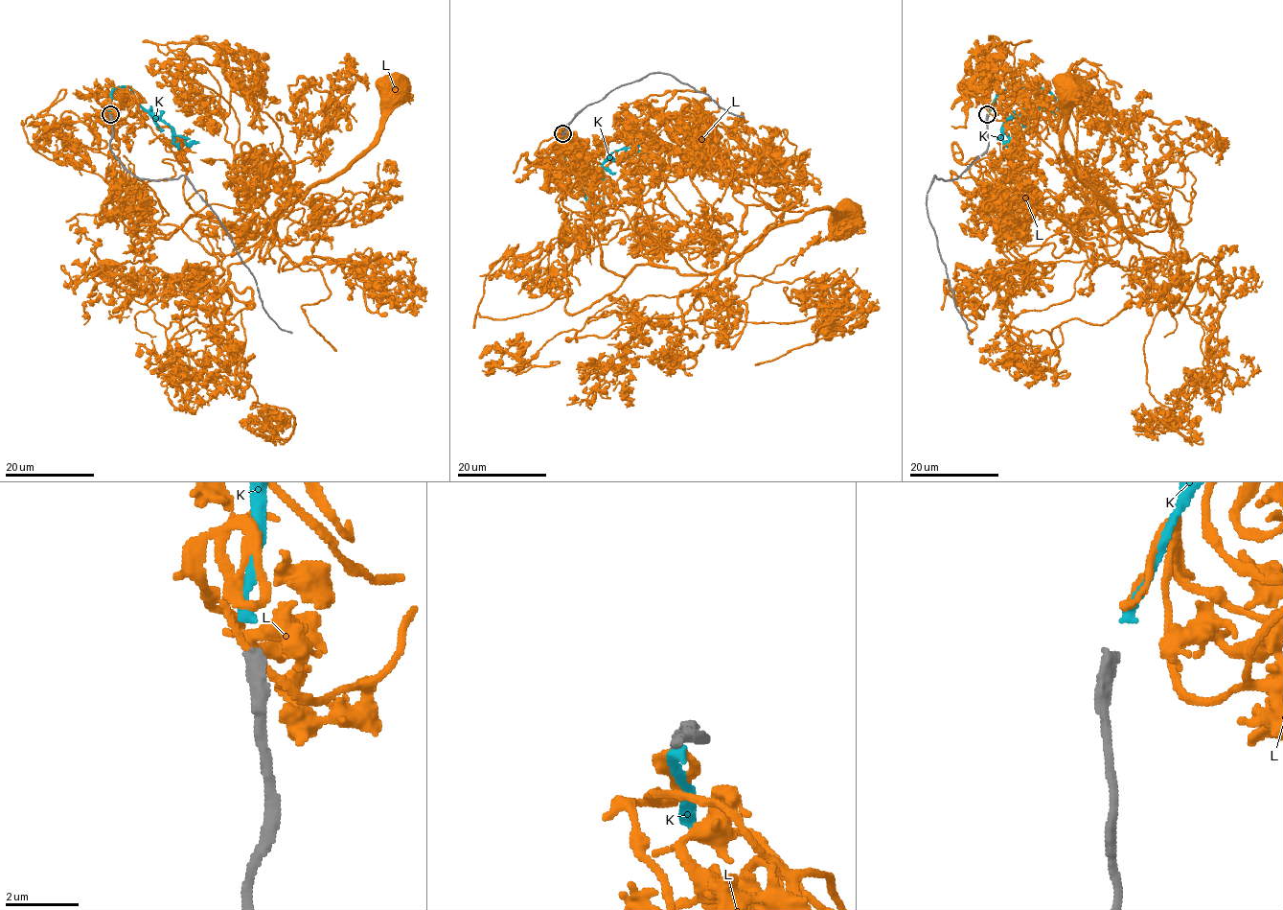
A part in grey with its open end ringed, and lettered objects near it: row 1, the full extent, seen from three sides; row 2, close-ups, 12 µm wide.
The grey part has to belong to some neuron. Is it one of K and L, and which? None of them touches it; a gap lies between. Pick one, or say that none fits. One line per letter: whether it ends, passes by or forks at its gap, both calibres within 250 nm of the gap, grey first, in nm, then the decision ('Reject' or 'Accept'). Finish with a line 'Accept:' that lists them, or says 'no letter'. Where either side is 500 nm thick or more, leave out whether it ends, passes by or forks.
K: It ends there. Thickness 400 nm (grey) against 300 nm. Accept
L: It ends there. Thickness 400 nm (grey) against 280 nm. Reject
Accept: K

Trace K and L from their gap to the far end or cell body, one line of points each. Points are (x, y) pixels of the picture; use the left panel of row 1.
K: (110, 111), (110, 93), (128, 86), (136, 101), (149, 113), (151, 107), (150, 114), (176, 135), (198, 142)
L: (110, 109), (125, 119), (117, 135), (113, 116), (169, 148), (190, 206), (254, 238), (362, 152), (390, 92)

